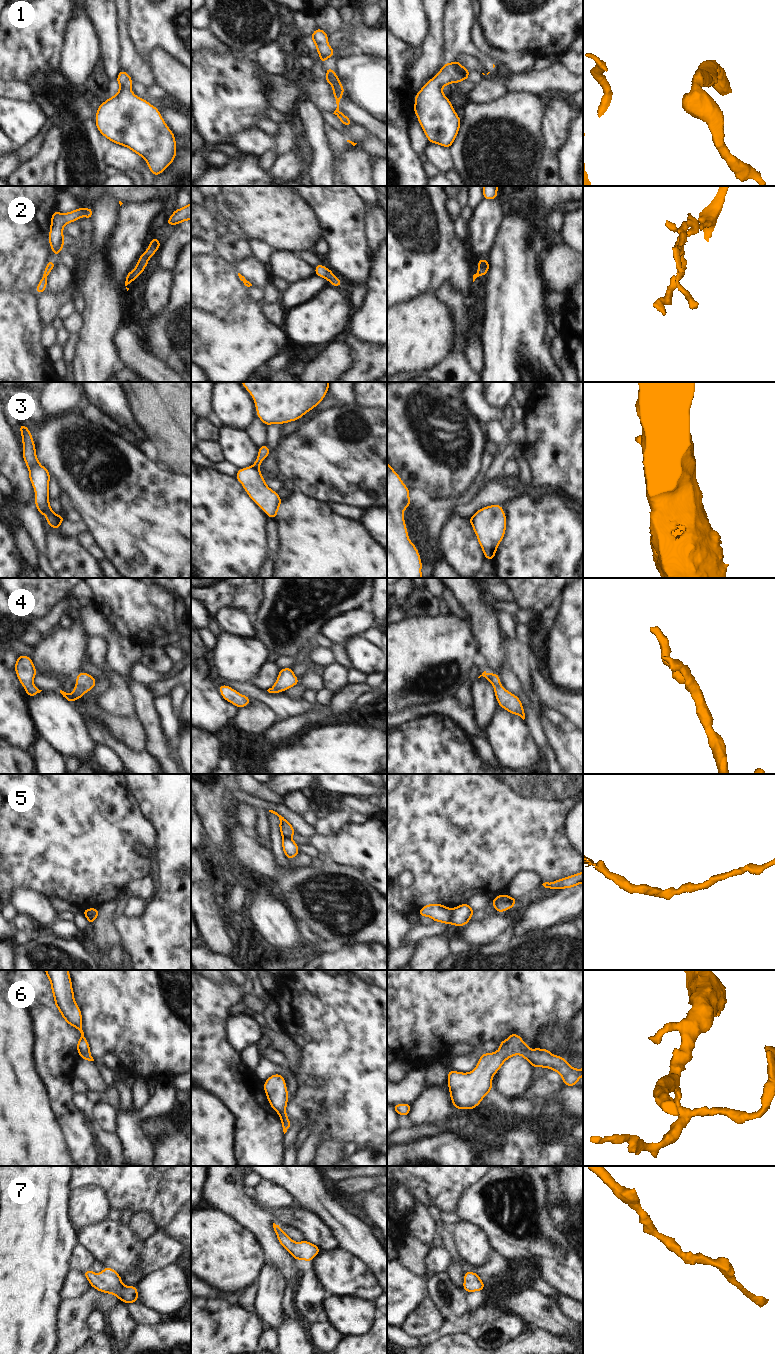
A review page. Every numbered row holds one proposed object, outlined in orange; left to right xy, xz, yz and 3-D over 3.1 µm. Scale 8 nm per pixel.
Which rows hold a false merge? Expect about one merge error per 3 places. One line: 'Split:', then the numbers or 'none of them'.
Split: 3, 5, 6

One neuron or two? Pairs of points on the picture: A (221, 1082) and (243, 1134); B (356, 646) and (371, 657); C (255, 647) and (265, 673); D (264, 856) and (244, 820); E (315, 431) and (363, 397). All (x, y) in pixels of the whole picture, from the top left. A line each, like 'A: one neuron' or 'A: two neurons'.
A: one neuron
B: one neuron
C: two neurons
D: two neurons
E: two neurons

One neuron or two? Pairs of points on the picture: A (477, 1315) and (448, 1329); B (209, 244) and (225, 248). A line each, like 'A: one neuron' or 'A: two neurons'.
A: one neuron
B: two neurons

